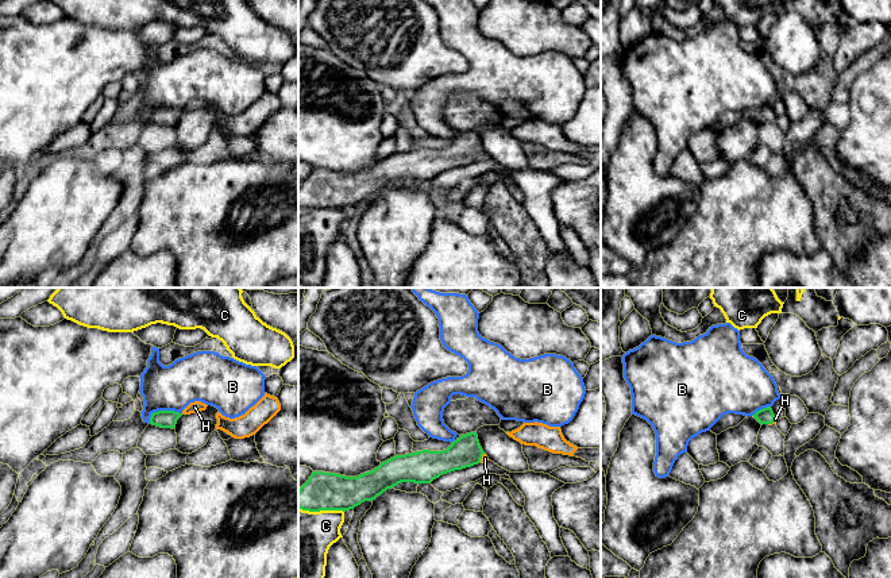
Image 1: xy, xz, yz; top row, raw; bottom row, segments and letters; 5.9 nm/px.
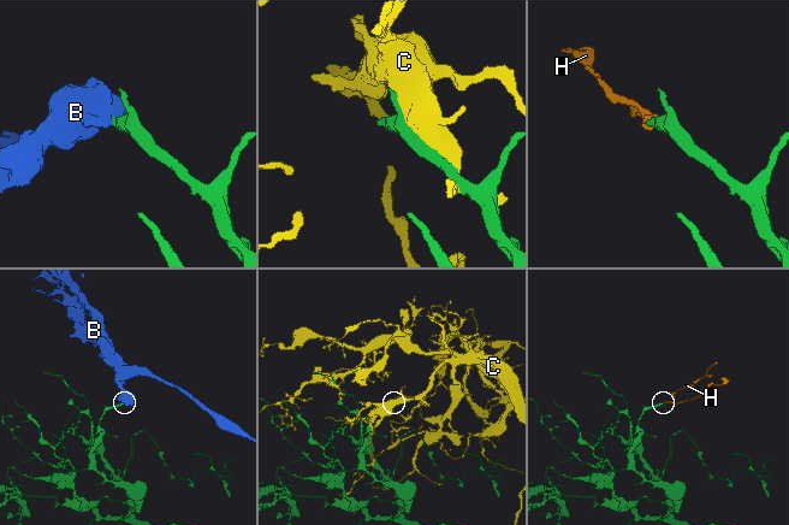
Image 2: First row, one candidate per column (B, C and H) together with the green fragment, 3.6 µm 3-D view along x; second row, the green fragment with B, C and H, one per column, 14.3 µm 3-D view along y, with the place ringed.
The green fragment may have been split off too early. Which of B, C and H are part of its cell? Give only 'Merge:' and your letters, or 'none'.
Merge: H

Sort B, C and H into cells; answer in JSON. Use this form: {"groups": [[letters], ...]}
{"groups": [["B"], ["C"], ["H"]]}

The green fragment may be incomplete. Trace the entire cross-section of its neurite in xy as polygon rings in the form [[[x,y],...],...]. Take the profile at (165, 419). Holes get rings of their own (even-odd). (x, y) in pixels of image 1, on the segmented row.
[[[158,411],[151,413],[150,424],[161,427],[161,428],[176,428],[177,420],[182,416],[182,413],[174,411]]]

